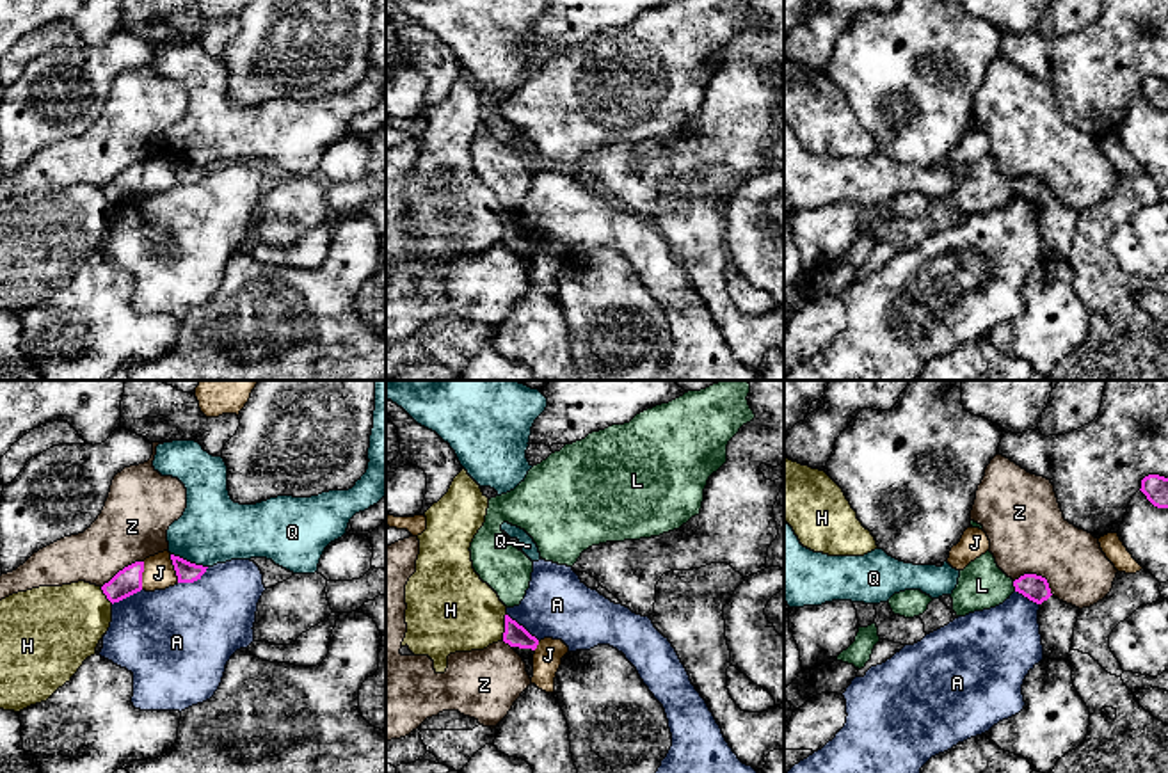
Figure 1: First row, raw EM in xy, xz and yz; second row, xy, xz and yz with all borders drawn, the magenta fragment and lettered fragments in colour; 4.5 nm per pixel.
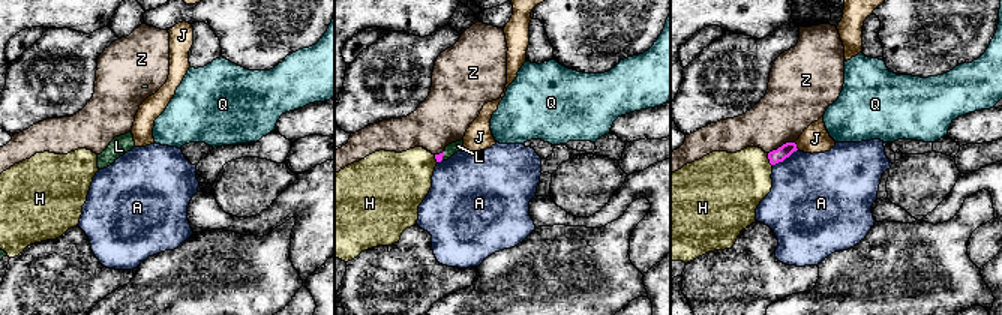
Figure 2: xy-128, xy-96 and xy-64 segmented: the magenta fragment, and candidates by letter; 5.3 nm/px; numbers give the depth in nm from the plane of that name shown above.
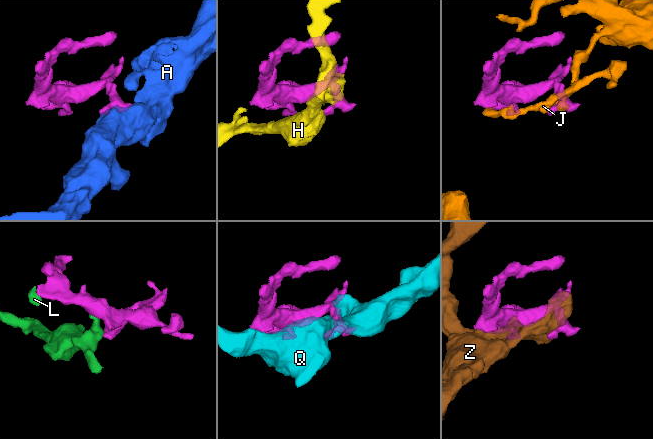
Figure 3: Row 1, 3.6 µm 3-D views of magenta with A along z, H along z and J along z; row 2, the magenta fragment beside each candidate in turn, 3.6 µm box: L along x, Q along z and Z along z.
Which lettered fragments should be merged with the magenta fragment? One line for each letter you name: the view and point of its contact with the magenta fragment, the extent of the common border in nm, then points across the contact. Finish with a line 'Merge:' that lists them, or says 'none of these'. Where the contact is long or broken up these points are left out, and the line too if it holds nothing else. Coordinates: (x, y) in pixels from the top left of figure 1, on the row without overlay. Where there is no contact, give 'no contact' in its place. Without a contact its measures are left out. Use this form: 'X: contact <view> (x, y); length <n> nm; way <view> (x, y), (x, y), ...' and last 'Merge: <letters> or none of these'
Merge: none of these

